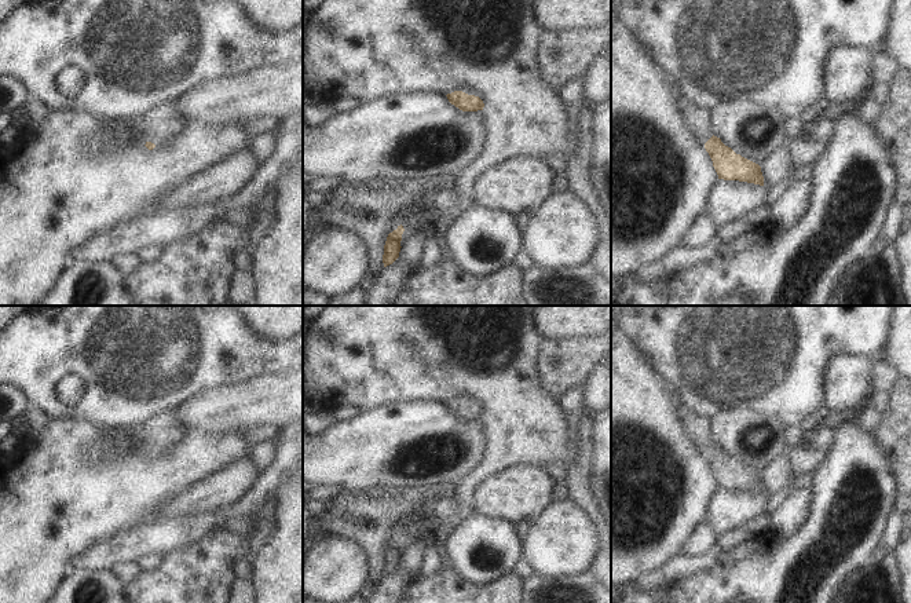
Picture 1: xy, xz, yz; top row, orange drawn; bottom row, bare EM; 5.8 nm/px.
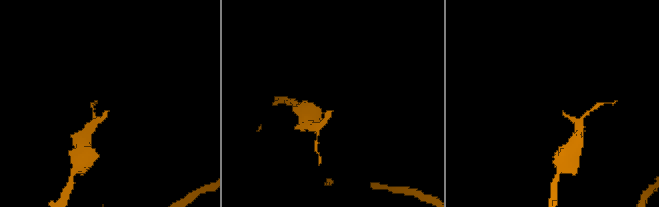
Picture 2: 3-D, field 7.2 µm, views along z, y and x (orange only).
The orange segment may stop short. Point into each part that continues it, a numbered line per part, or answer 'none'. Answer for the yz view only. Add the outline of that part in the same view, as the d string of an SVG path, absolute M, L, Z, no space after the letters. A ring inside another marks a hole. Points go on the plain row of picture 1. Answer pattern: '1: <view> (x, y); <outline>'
1: yz (699, 428); M665 380L665 387L676 401L677 412L683 420L687 435L703 453L713 445L713 419L694 413L681 401L673 383Z

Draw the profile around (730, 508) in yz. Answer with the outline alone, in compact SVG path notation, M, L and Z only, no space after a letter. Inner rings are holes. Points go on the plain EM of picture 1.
M718 487L710 500L705 522L720 536L764 514L767 500L765 494Z

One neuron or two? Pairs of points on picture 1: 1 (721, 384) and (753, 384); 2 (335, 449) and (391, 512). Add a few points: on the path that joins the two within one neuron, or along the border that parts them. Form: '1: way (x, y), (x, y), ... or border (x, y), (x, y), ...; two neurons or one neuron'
1: way (730, 384), (745, 384); one neuron
2: border (388, 490), (392, 492); two neurons

